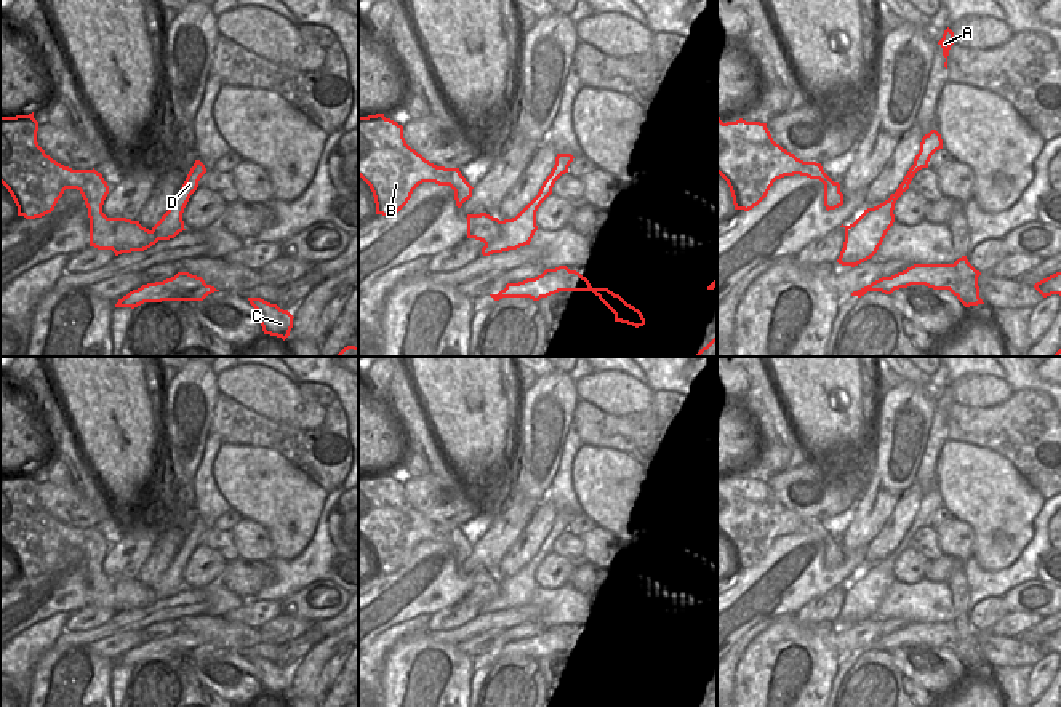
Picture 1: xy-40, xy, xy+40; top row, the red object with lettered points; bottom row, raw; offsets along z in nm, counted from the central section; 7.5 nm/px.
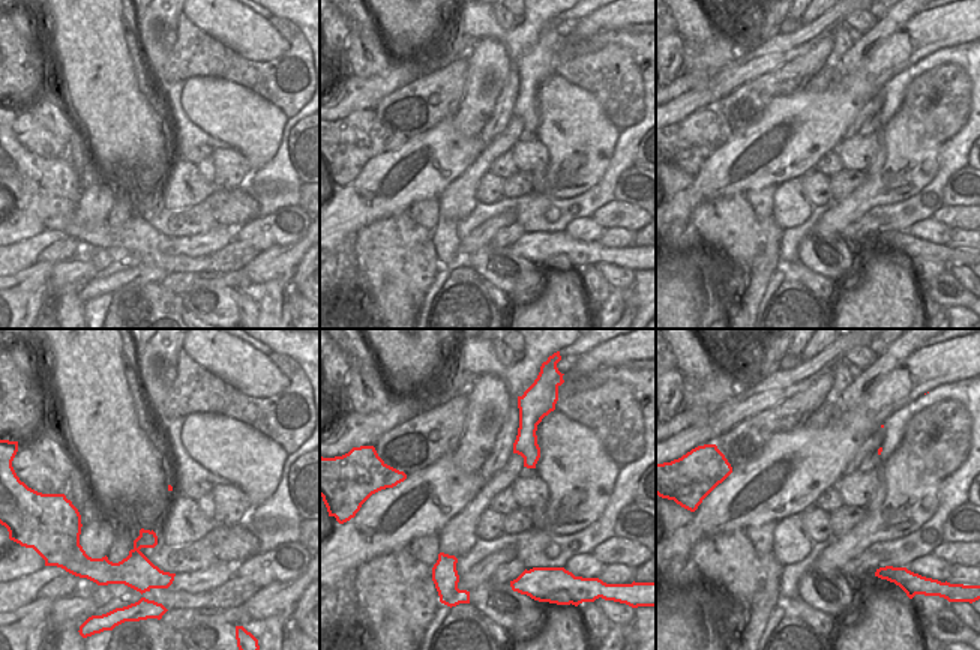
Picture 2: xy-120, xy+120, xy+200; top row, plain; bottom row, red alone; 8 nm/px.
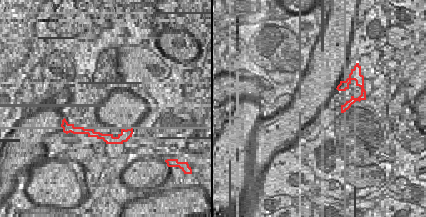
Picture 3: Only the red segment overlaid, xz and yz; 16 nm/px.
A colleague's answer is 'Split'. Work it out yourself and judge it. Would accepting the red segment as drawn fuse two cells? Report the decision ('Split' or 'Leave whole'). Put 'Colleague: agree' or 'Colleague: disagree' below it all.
Split.
Colleague: agree

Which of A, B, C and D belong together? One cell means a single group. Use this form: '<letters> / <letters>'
A D / B C

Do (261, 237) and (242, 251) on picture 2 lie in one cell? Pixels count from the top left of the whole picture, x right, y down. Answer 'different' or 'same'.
different

